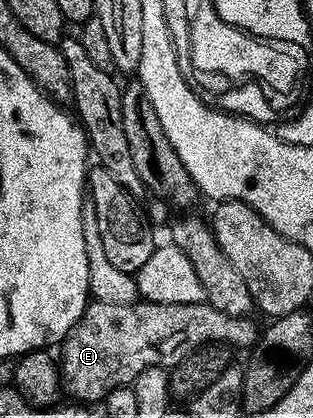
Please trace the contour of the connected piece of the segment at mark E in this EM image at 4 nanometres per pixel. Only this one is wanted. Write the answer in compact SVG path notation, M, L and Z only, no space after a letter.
M92 300L78 322L68 331L59 345L58 363L60 378L65 393L73 396L73 401L103 401L106 394L115 388L131 385L147 368L167 368L171 370L176 364L187 358L191 352L197 352L208 344L224 344L233 350L251 349L258 339L258 327L248 316L231 316L214 310L206 302L203 304L111 304L101 300Z

